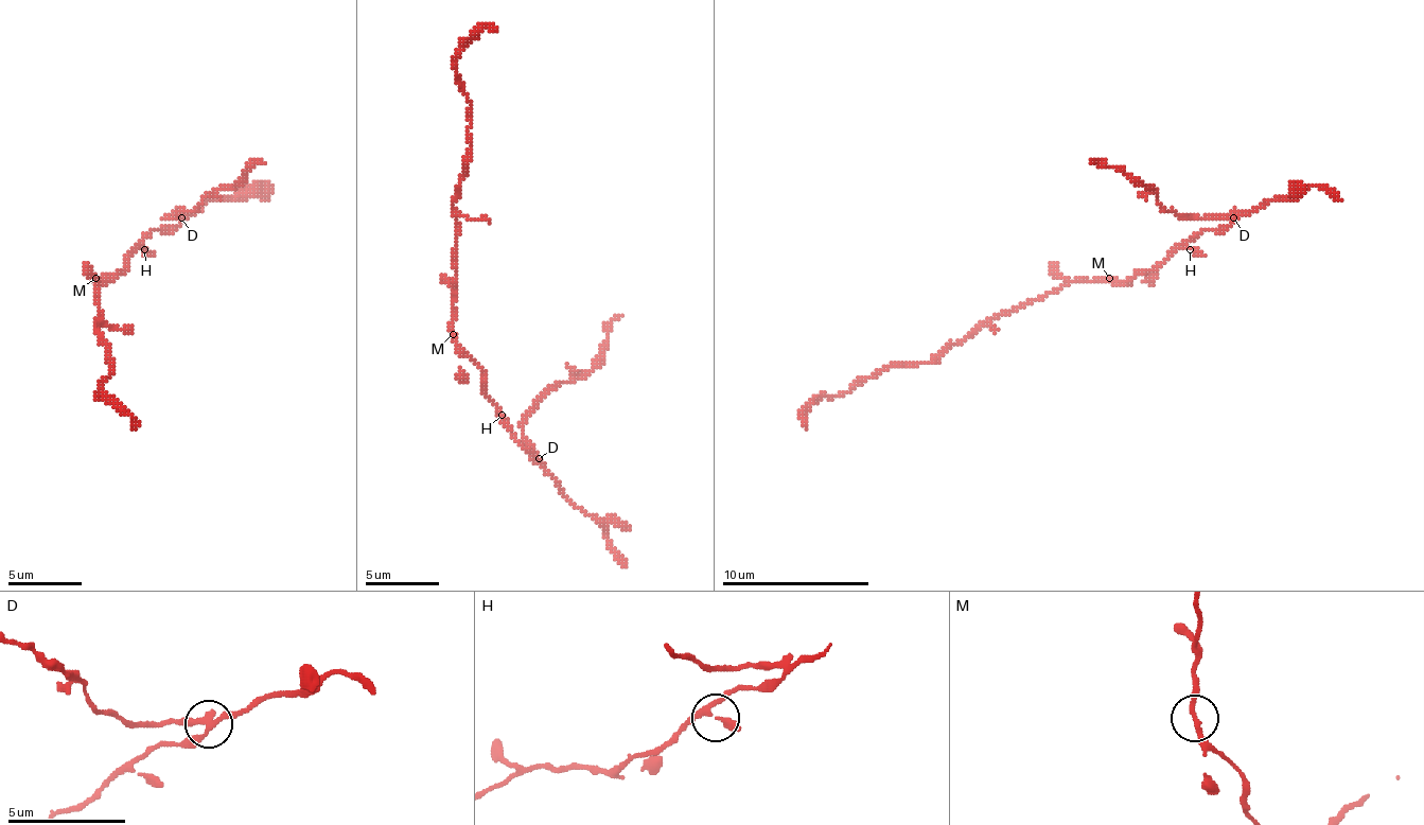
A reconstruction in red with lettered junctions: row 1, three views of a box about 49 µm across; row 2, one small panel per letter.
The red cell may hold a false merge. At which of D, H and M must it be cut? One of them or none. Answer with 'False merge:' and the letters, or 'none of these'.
False merge: D

